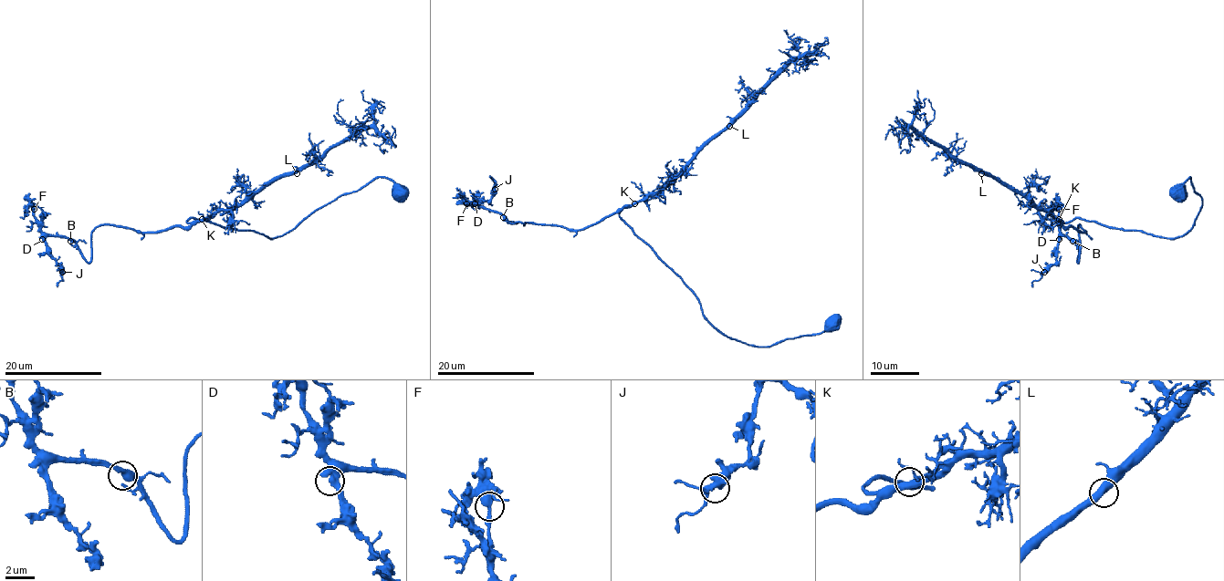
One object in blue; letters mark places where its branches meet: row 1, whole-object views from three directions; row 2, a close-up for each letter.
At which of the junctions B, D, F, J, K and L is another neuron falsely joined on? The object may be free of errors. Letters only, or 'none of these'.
none of these

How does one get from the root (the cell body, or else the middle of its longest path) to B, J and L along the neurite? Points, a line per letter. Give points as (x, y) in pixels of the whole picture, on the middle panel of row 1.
B: (833, 325), (748, 345), (707, 319), (695, 293), (634, 233), (622, 208), (578, 230), (503, 217)
J: (833, 325), (768, 346), (730, 338), (619, 215), (622, 208), (578, 230), (510, 223), (477, 203), (495, 189)
L: (833, 325), (768, 346), (727, 337), (704, 315), (695, 293), (619, 215), (622, 208), (655, 195), (729, 126)

